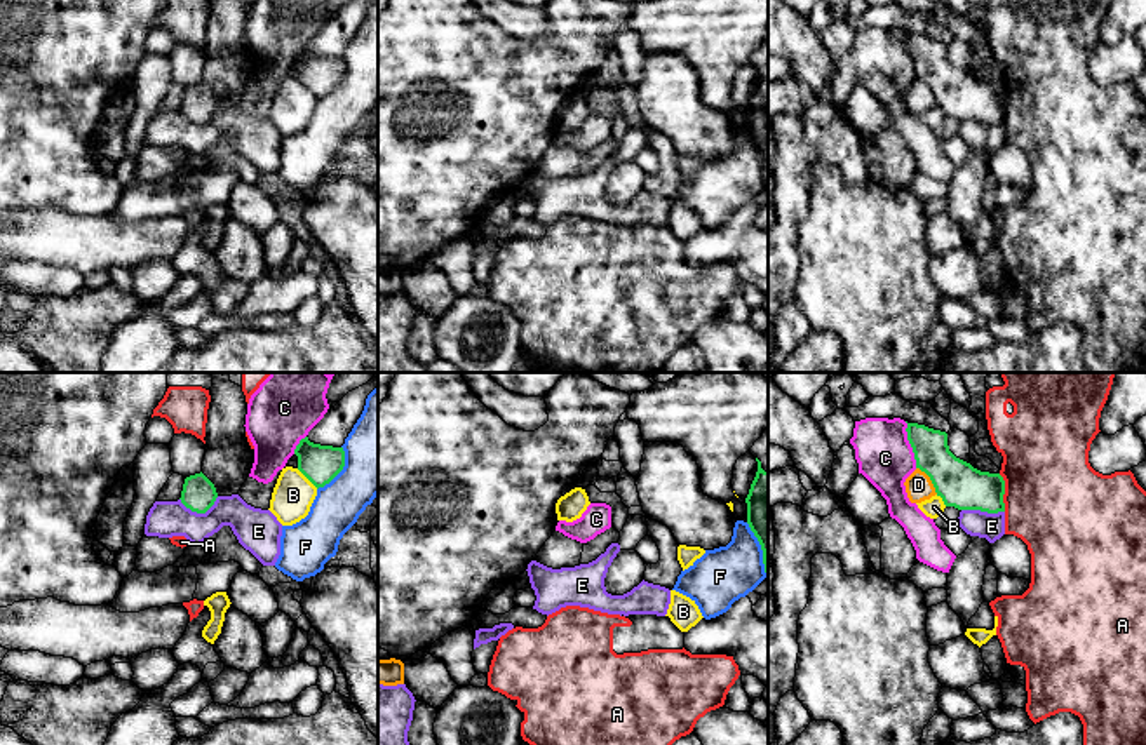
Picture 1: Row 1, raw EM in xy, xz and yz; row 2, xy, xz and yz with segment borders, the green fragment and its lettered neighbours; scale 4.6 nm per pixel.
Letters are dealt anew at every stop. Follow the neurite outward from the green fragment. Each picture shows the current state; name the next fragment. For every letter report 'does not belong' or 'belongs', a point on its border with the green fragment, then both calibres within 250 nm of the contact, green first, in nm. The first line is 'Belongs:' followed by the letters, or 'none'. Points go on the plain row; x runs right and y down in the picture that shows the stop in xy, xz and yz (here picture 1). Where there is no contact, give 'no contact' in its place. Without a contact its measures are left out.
Belongs: none
A: does not belong; meets green in yz at (1004, 103); 200 nm thick on the green side, 460 nm on the other
B: does not belong; meets green in xy at (307, 87); 180 nm thick on the green side, 190 nm on the other
C: does not belong; meets green in yz at (910, 53); 190 nm thick on the green side, 260 nm on the other
D: does not belong; meets green in yz at (930, 89); 200 nm thick on the green side, 130 nm on the other
E: does not belong; meets green in xy at (199, 122); 160 nm thick on the green side, 170 nm on the other
F: does not belong; meets green in xy at (340, 80); 180 nm thick on the green side, 300 nm on the other

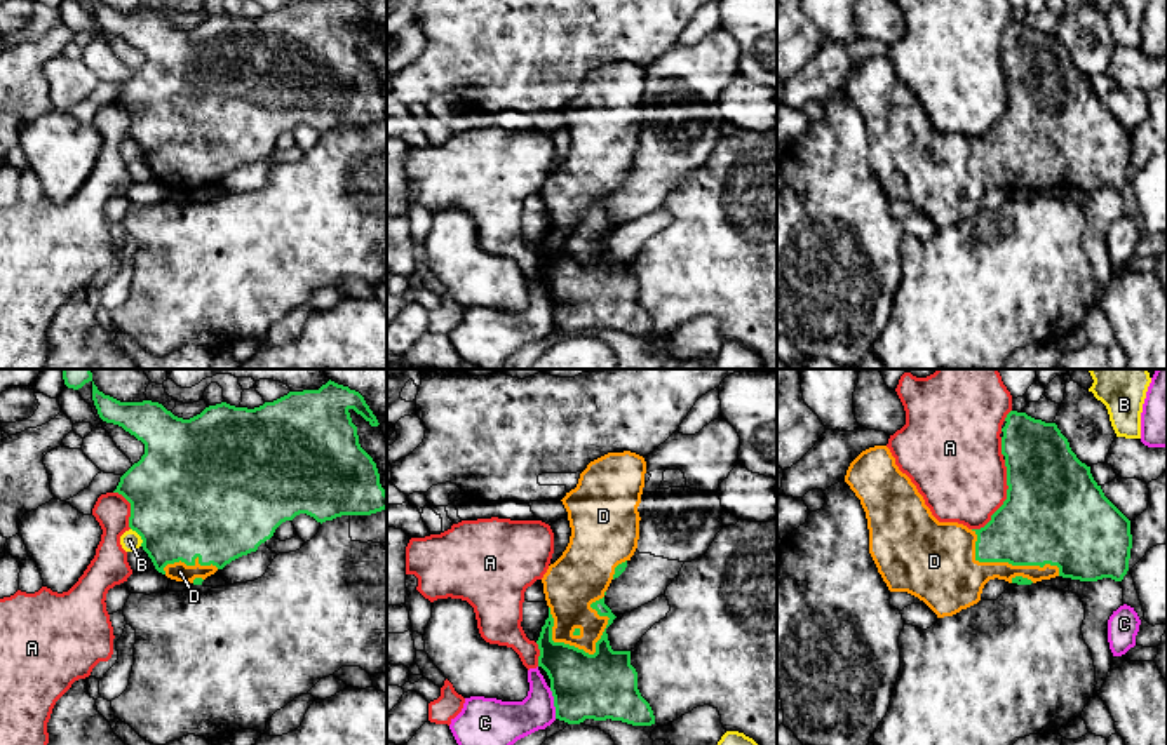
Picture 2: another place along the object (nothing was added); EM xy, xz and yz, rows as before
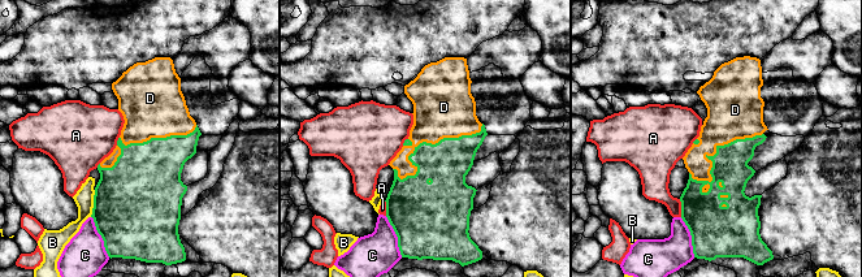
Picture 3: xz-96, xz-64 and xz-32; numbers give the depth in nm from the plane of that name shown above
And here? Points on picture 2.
Belongs: D
A: does not belong; meets green in yz at (1007, 108); 460 nm thick on the green side, 420 nm on the other
B: does not belong; meets green in xy at (140, 145); 500 nm thick on the green side, 90 nm on the other
C: does not belong; meets green in xz at (554, 314); 320 nm thick on the green side, 200 nm on the other
D: belongs; meets green in xz at (600, 249); 320 nm thick on the green side, 220 nm on the other

